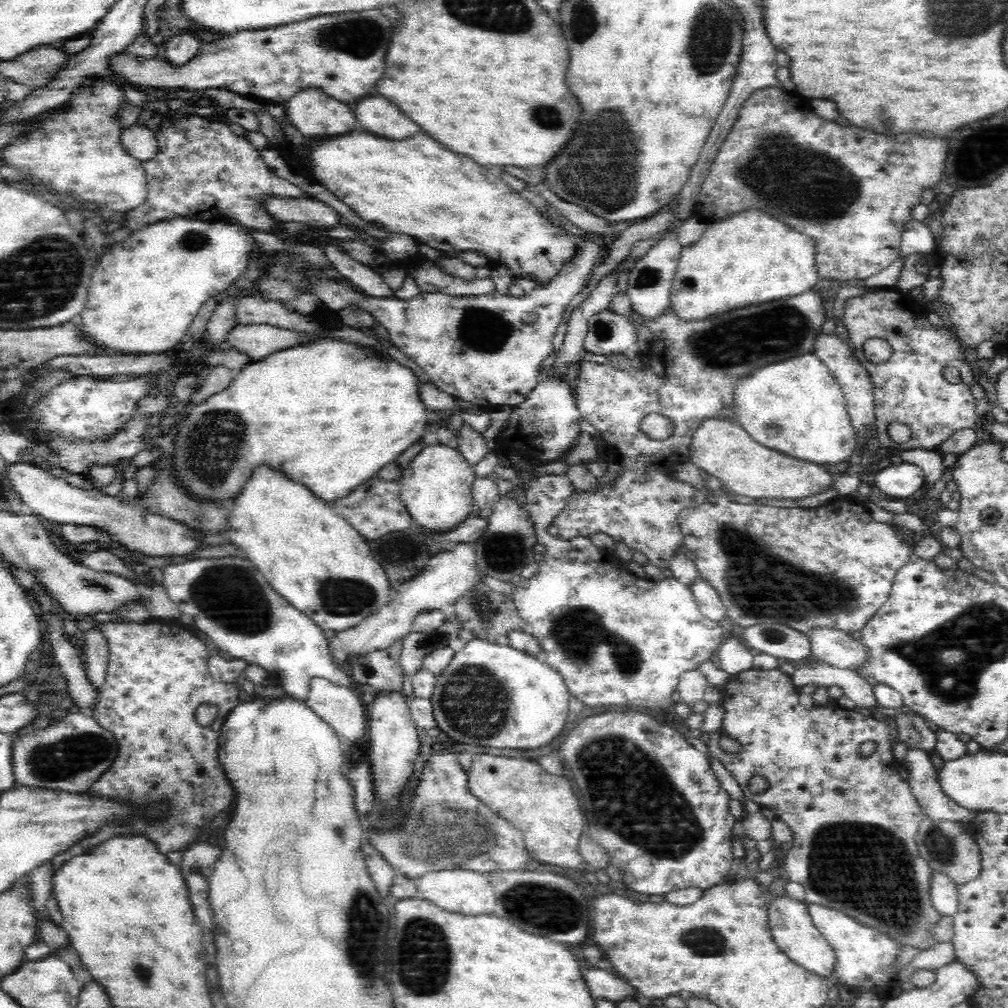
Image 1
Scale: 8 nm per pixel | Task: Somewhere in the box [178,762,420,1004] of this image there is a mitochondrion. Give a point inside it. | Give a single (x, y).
(365, 940)

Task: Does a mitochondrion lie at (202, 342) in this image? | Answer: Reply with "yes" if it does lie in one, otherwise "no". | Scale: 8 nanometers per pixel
no

